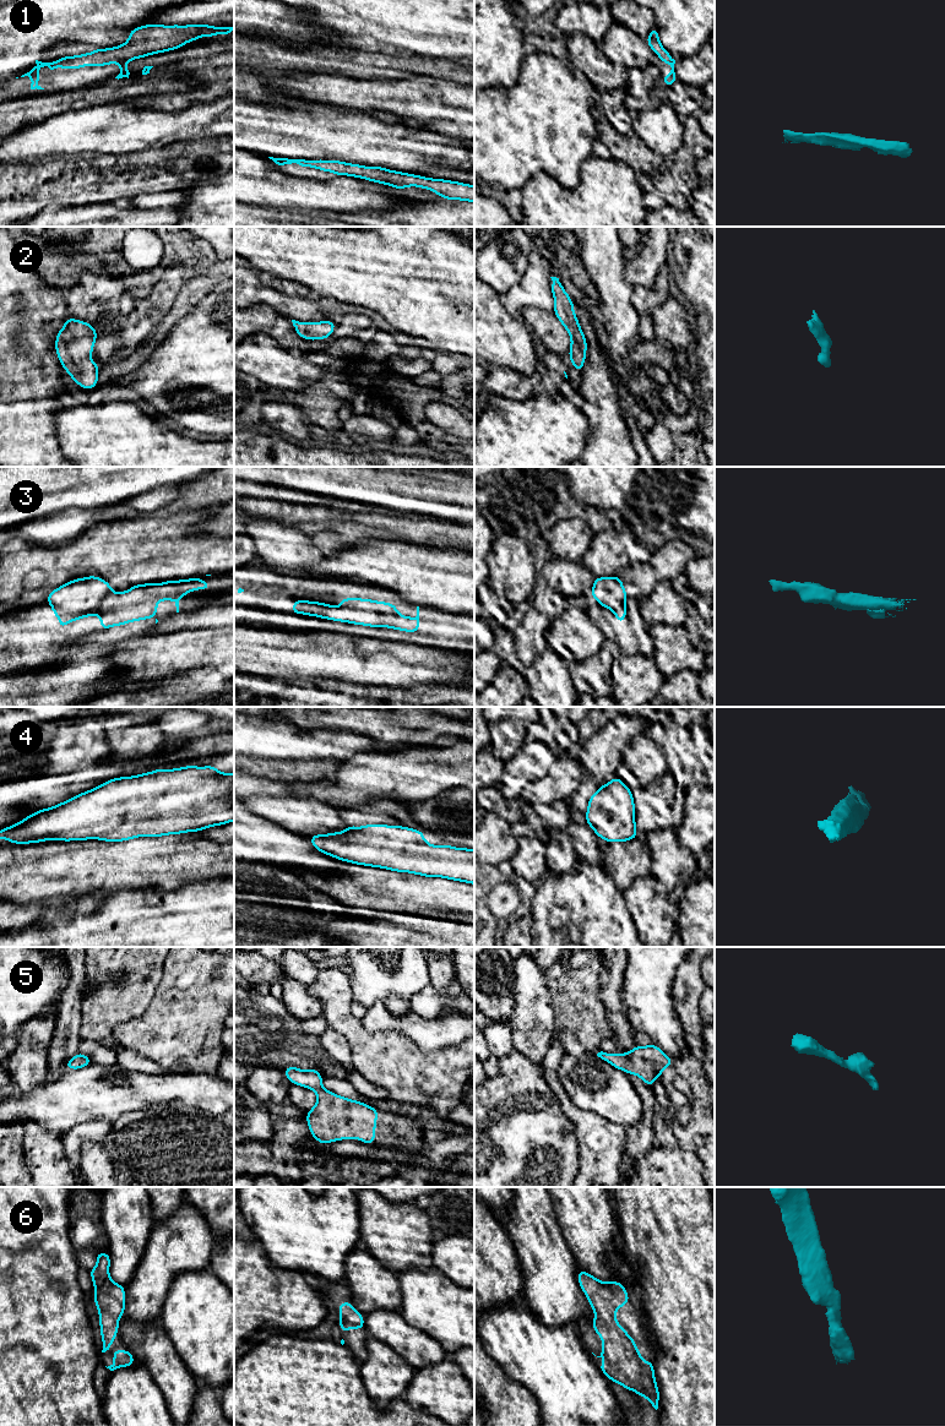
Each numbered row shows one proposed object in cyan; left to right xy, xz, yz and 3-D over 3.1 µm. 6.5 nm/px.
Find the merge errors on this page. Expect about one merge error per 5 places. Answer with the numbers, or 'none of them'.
3

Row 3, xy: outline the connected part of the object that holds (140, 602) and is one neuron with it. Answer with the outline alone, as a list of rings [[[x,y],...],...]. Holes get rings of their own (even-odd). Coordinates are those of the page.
[[[201,578],[136,584],[126,592],[109,593],[97,606],[83,613],[61,611],[54,606],[51,611],[58,616],[60,628],[64,628],[71,621],[98,614],[101,630],[107,630],[127,622],[156,617],[157,604],[161,600],[174,600],[176,613],[179,613],[179,599],[181,597],[192,590],[211,589],[211,583],[203,582]]]

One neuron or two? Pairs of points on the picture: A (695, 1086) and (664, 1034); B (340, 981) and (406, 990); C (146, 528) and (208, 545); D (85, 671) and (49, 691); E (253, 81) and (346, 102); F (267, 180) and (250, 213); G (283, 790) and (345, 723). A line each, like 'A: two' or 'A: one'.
A: two
B: two
C: one
D: one
E: two
F: two
G: two

